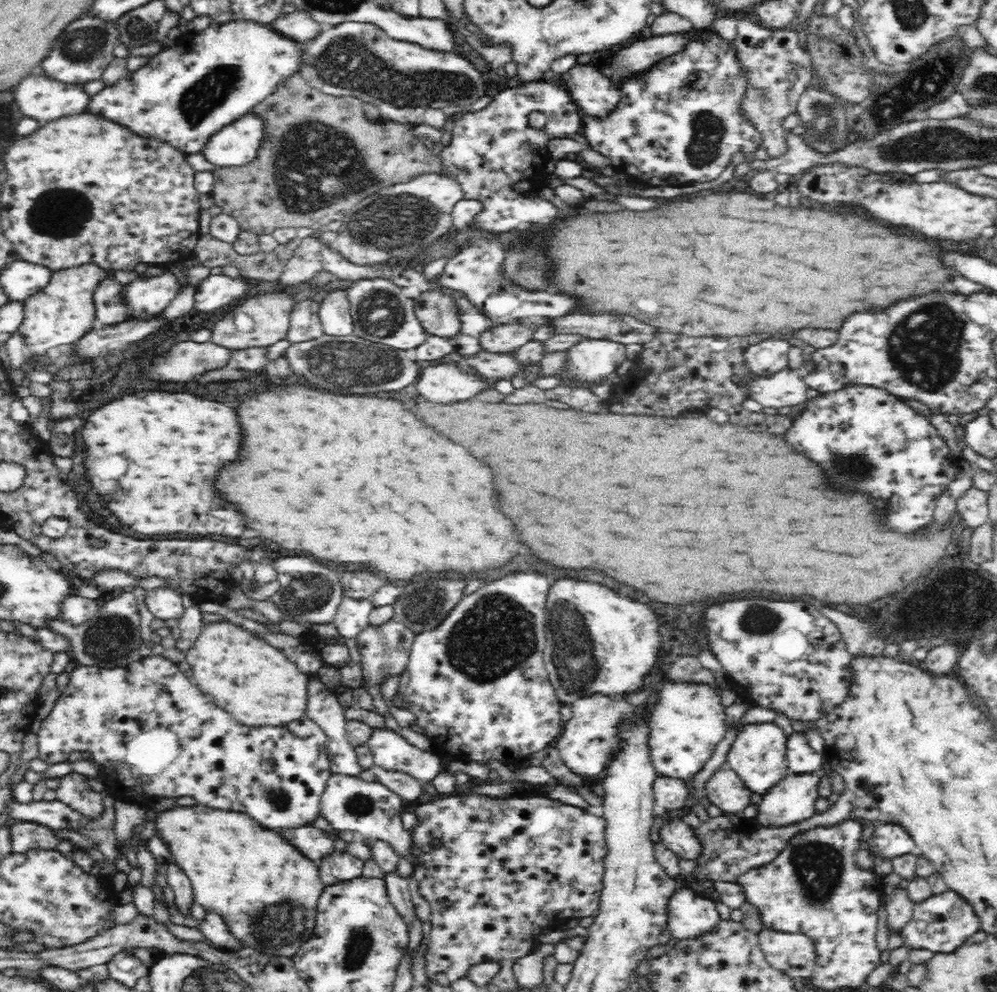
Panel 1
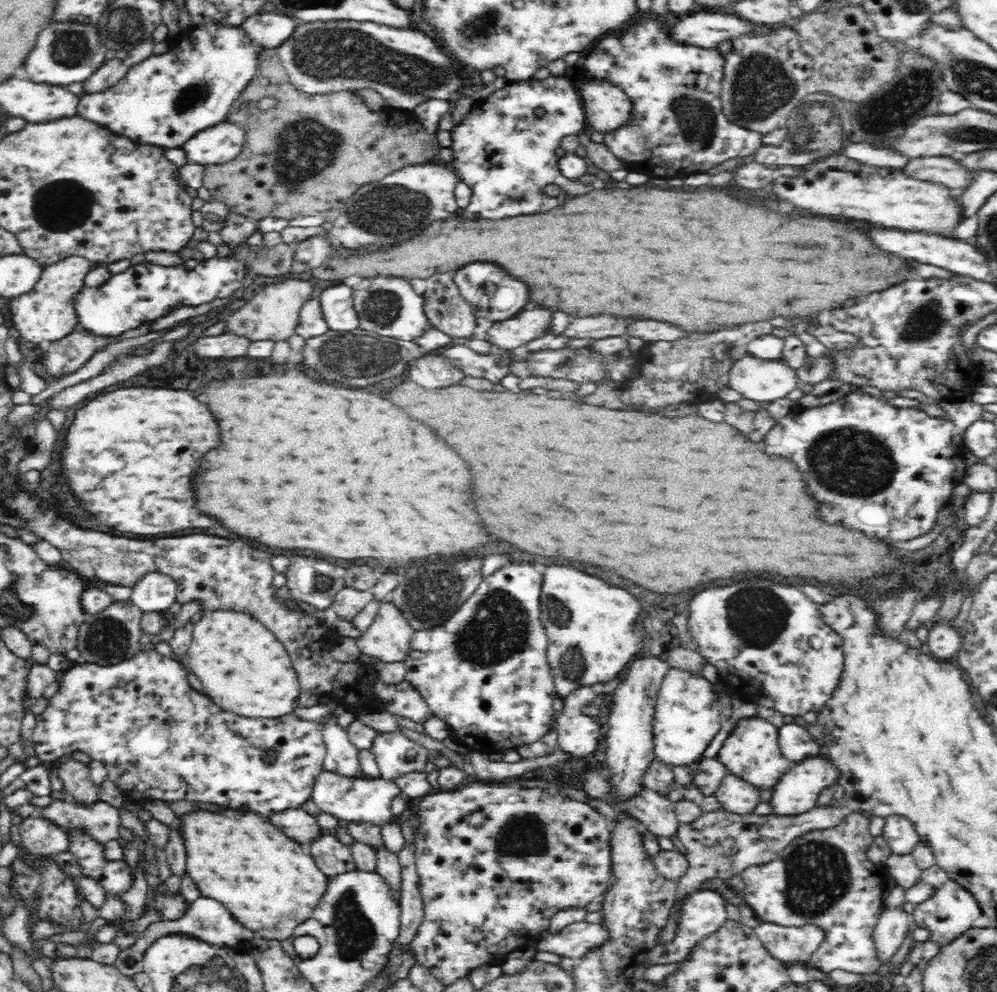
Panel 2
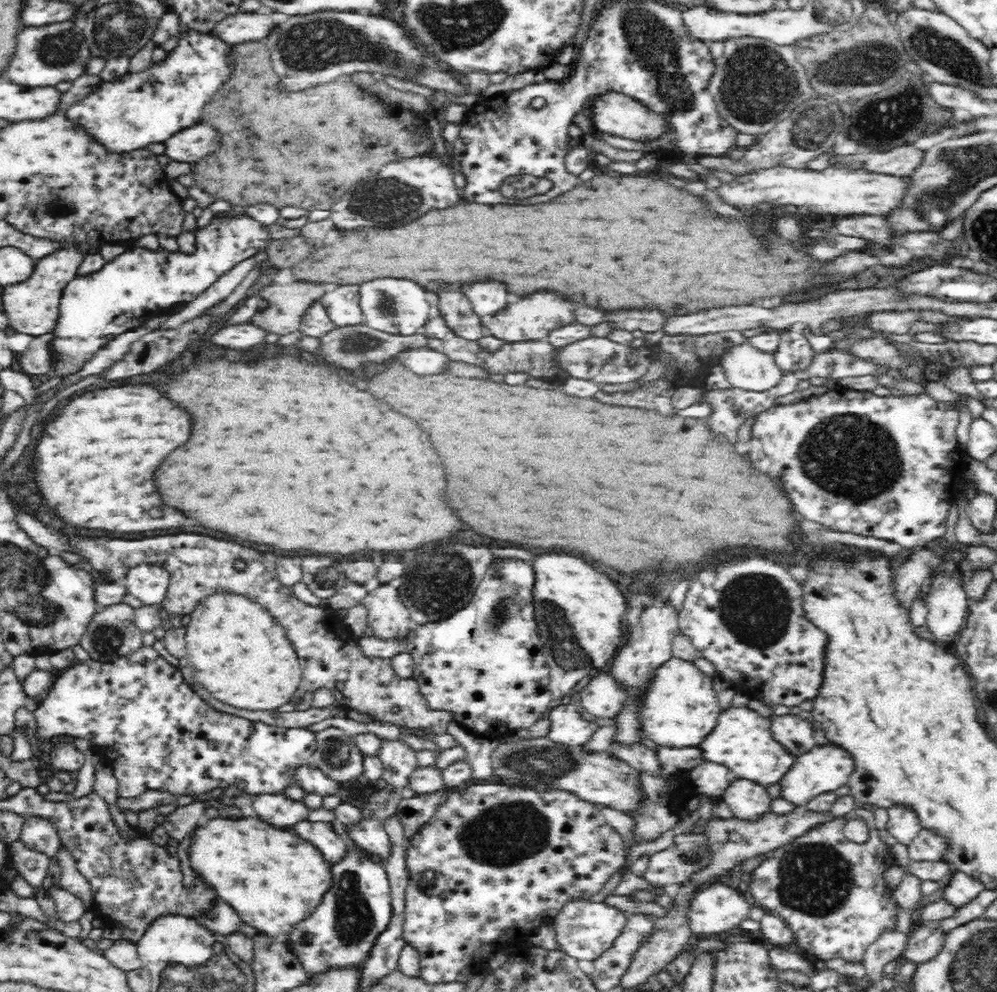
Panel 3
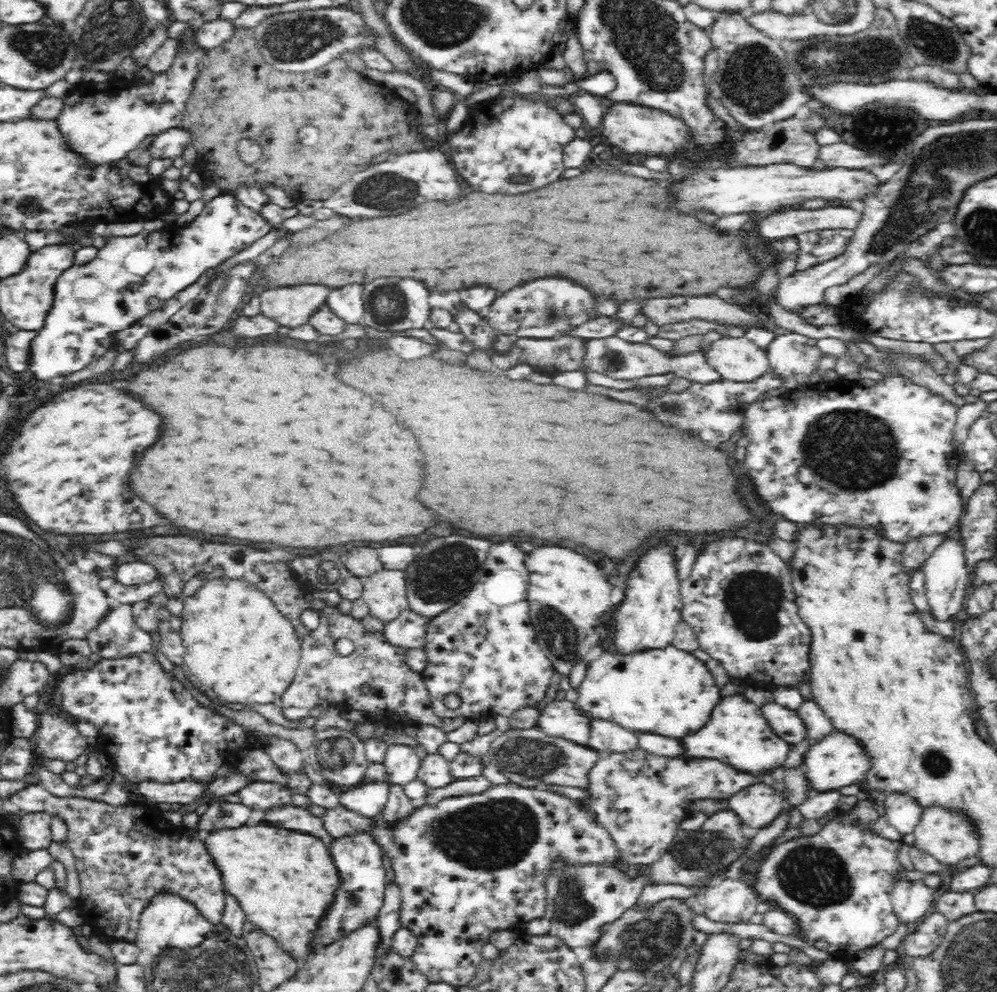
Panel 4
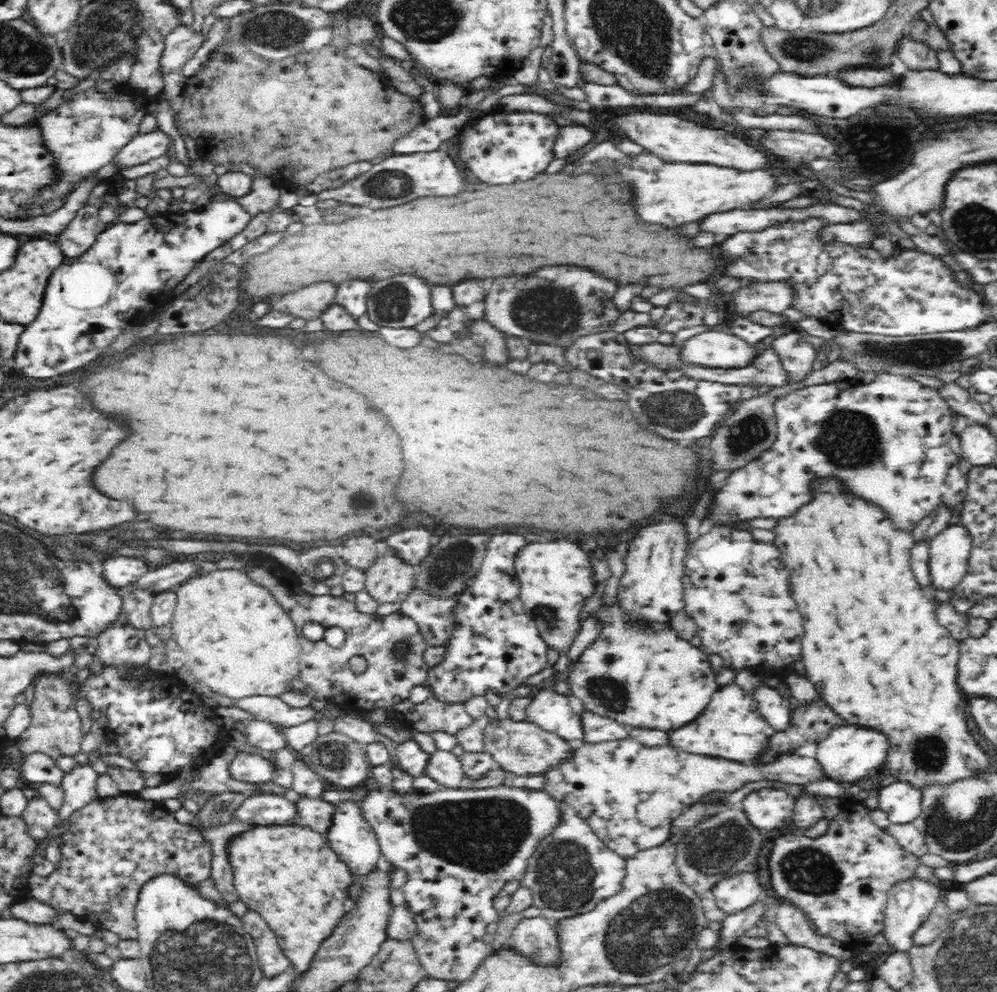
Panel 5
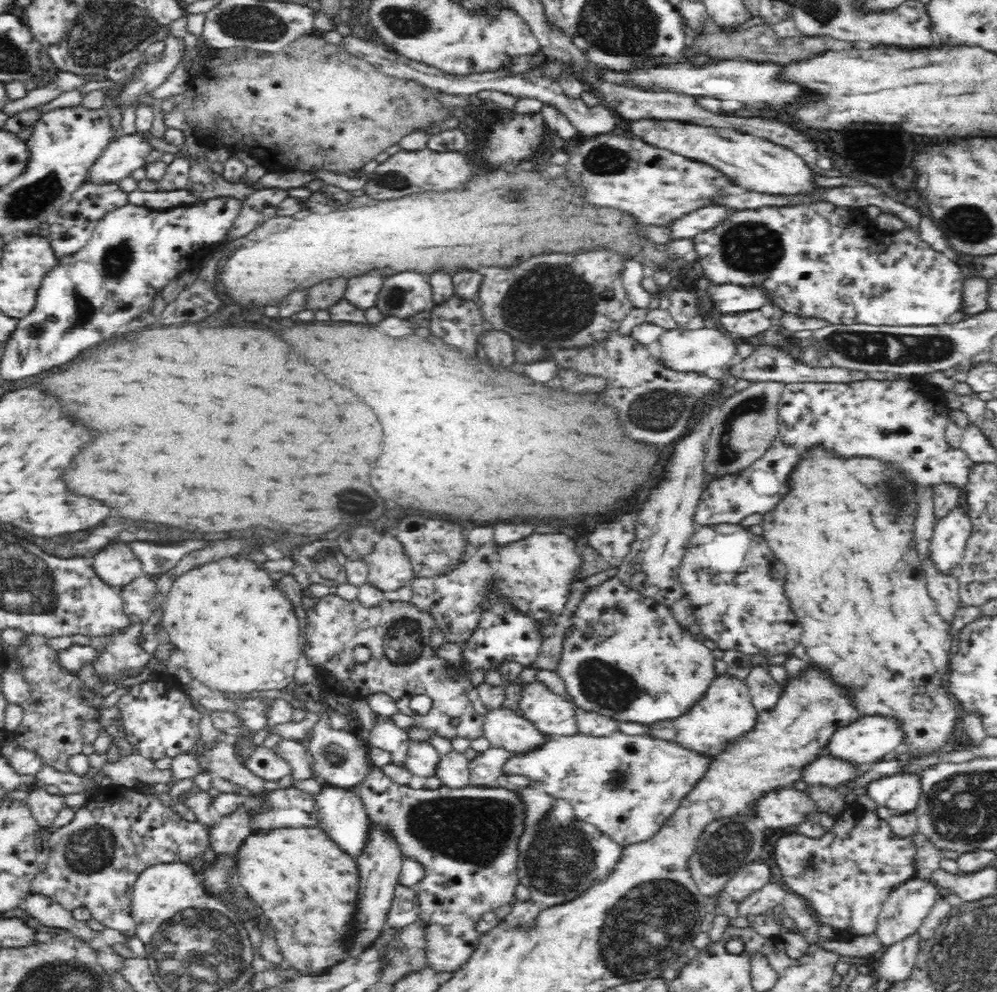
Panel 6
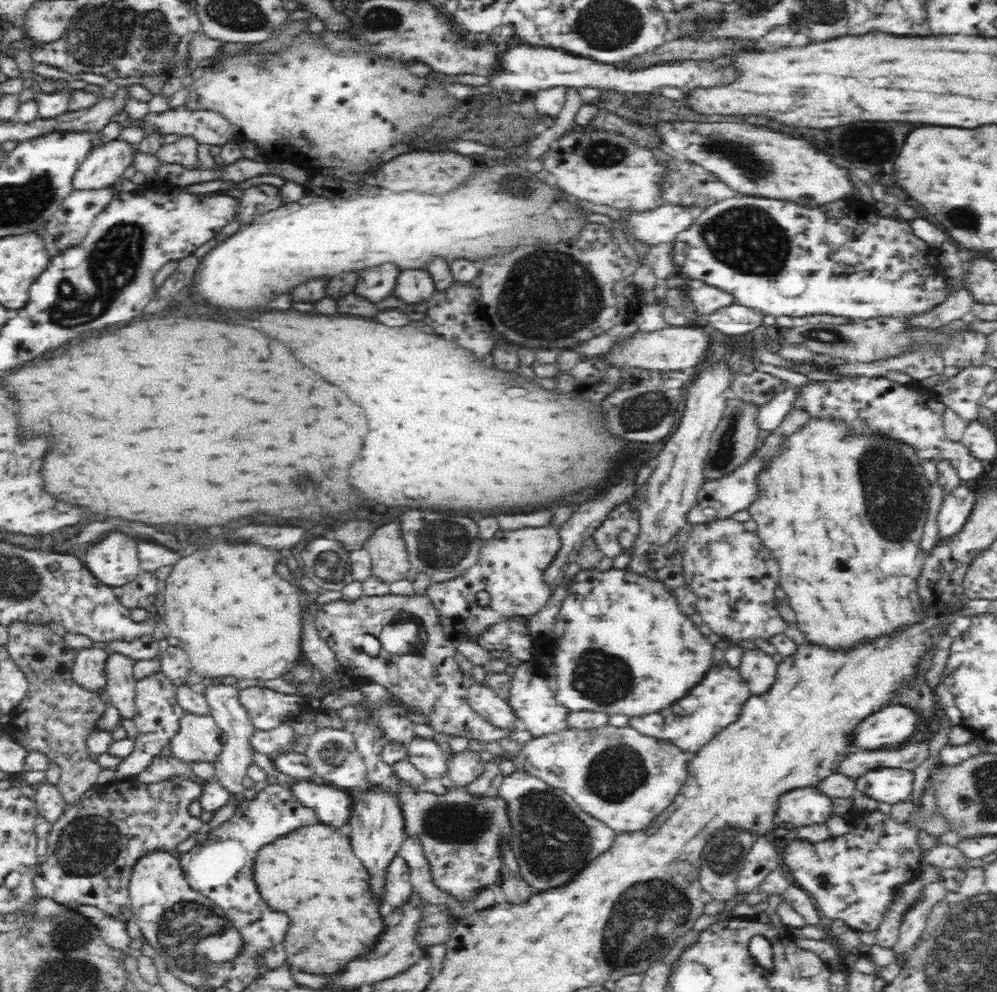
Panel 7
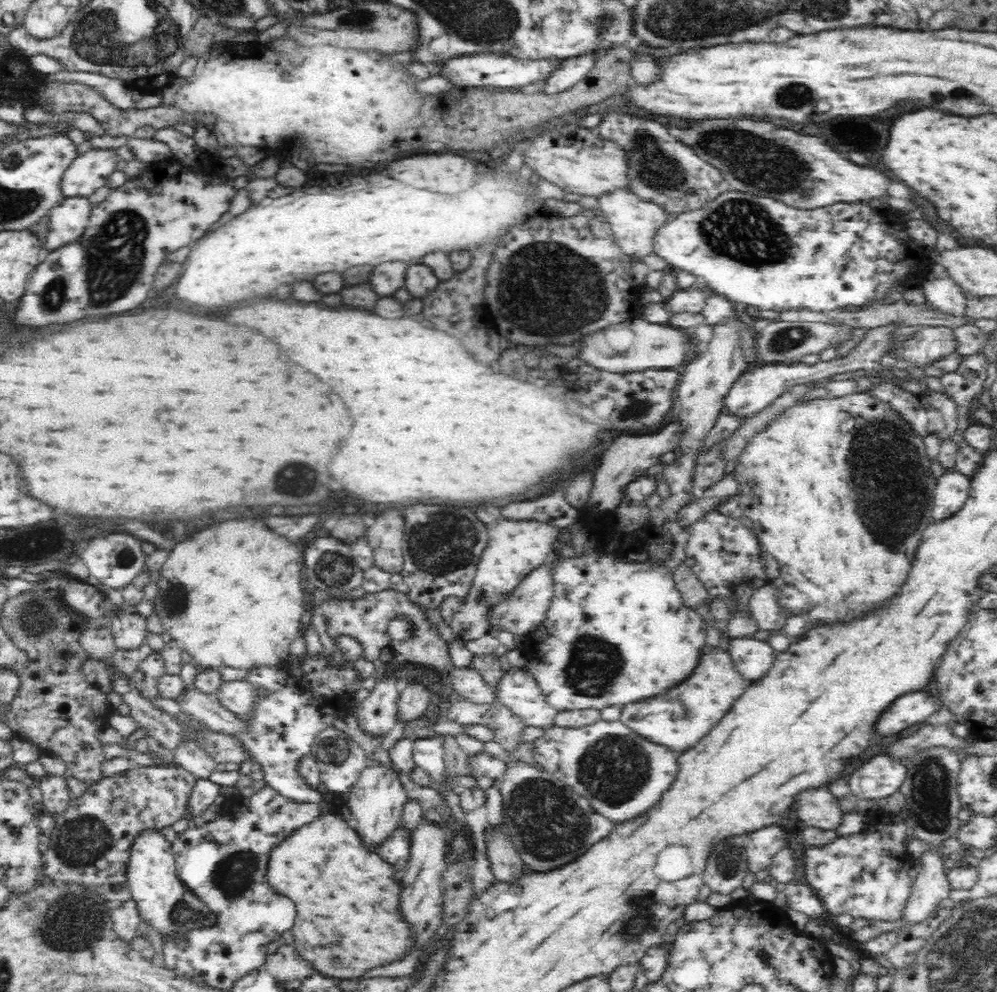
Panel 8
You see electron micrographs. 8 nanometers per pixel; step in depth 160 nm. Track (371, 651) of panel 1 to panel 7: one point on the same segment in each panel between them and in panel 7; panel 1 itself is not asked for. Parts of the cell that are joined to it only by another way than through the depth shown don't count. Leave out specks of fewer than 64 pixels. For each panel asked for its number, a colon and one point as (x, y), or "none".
2: (388, 638)
3: (387, 616)
4: (384, 590)
5: (389, 578)
6: (389, 568)
7: (390, 561)

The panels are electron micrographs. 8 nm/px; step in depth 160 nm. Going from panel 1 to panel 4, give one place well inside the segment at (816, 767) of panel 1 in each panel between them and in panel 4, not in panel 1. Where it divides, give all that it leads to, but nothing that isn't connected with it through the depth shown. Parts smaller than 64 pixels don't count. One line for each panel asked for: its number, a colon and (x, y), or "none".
2: (796, 743)
3: (795, 734)
4: (785, 722)

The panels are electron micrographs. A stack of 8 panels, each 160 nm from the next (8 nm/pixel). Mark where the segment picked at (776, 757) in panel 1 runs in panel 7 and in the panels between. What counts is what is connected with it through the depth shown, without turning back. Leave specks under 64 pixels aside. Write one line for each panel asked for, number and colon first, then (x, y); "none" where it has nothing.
2: (751, 752)
3: (742, 740)
4: (737, 733)
5: (730, 727)
6: (725, 710)
7: (691, 721)

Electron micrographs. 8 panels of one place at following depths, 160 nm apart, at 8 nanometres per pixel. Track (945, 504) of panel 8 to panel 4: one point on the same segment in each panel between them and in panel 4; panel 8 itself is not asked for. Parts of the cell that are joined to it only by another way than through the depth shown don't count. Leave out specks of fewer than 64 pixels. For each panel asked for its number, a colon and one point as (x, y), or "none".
4: (945, 570)
5: (949, 550)
6: (951, 531)
7: (956, 505)

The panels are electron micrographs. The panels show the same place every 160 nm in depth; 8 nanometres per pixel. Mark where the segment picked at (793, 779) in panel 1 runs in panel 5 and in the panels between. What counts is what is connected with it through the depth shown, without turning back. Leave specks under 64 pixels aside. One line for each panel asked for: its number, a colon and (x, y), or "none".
2: (797, 792)
3: (826, 768)
4: (838, 760)
5: (849, 753)

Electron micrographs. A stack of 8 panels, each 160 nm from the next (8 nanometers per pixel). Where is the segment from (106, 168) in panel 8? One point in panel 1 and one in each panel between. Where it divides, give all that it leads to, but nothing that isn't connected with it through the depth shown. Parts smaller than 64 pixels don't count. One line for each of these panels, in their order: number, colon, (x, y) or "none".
1: (234, 145)
2: (217, 144)
3: (190, 144)
4: (169, 144)
5: (141, 148)
6: (122, 156)
7: (105, 164)

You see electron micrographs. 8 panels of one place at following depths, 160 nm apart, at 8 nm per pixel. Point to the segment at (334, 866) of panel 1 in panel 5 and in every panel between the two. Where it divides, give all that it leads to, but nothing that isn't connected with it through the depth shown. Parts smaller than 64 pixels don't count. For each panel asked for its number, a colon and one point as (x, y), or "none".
2: (334, 857)
3: (321, 834)
4: (289, 816)
5: (265, 809)

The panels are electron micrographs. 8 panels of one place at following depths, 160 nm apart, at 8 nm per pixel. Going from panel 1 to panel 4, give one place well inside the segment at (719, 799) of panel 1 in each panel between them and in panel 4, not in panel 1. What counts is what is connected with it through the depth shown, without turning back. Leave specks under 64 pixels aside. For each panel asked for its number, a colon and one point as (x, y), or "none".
2: (739, 797)
3: (749, 801)
4: (759, 806)

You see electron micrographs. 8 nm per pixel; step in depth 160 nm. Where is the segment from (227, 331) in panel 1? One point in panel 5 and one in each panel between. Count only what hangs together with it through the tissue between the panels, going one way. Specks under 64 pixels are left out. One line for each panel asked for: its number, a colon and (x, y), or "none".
2: (272, 314)
3: (287, 303)
4: (291, 306)
5: (309, 302)

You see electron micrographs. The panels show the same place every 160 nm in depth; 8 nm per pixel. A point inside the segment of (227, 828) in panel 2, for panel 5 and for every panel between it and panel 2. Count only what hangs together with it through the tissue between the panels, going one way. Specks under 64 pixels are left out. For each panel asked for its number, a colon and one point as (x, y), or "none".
3: (274, 879)
4: (286, 881)
5: (289, 873)

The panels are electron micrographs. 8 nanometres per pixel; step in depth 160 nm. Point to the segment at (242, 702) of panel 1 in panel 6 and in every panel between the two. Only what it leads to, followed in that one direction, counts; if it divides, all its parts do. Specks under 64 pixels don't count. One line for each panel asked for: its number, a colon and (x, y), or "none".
2: (245, 670)
3: (239, 653)
4: (237, 643)
5: (238, 640)
6: (239, 633)

